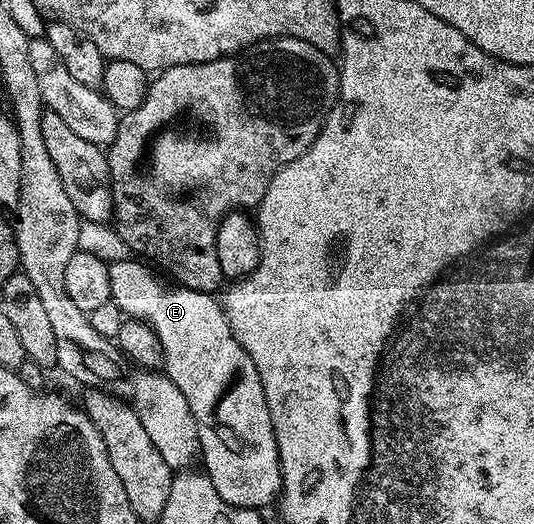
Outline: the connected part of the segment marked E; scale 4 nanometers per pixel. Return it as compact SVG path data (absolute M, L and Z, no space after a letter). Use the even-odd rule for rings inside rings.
M133 257L110 263L111 302L121 310L122 316L142 319L159 337L159 345L163 345L164 374L179 385L179 393L183 393L183 397L187 397L187 405L191 405L201 442L199 459L202 464L205 462L203 470L209 476L211 485L215 485L215 493L219 493L219 497L223 497L229 505L237 507L261 505L257 503L265 503L269 498L272 500L281 490L281 462L271 413L267 409L267 397L263 393L255 361L251 361L247 349L235 341L224 306L218 300L216 303L210 292L160 283L153 274L152 266Z

